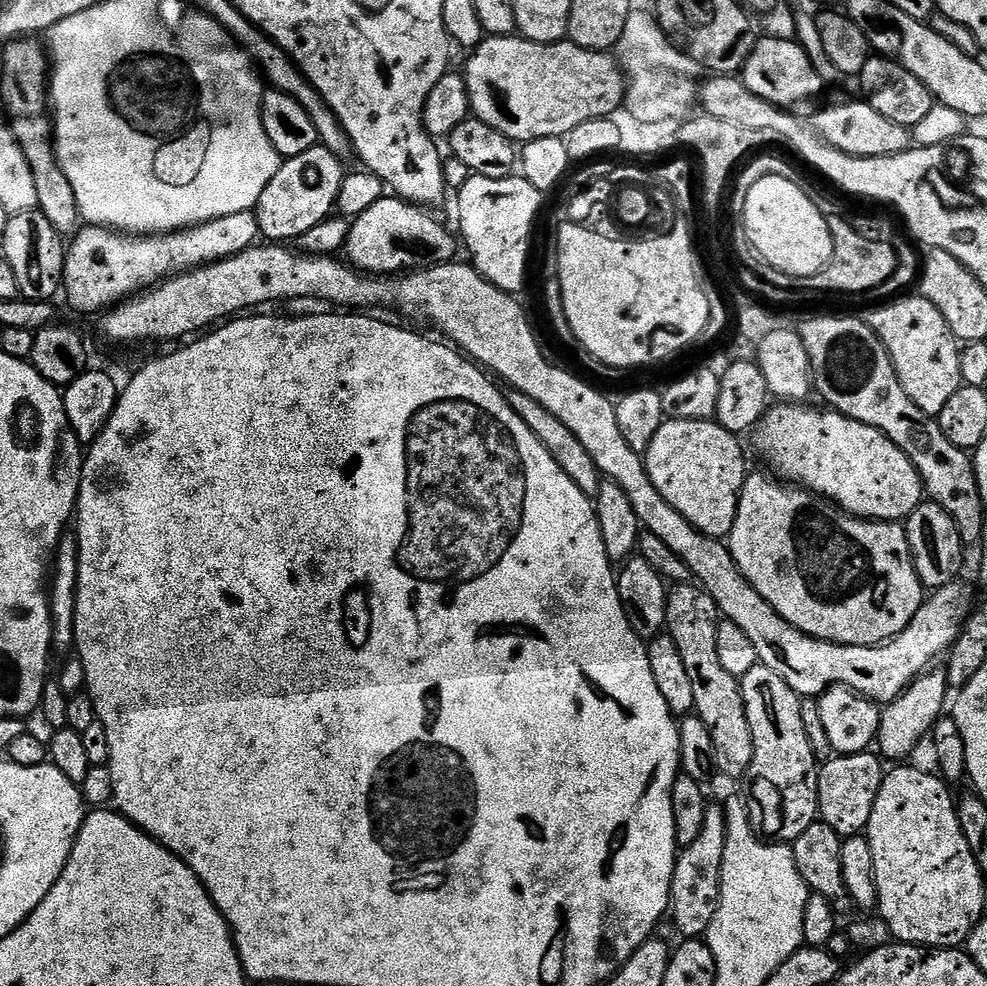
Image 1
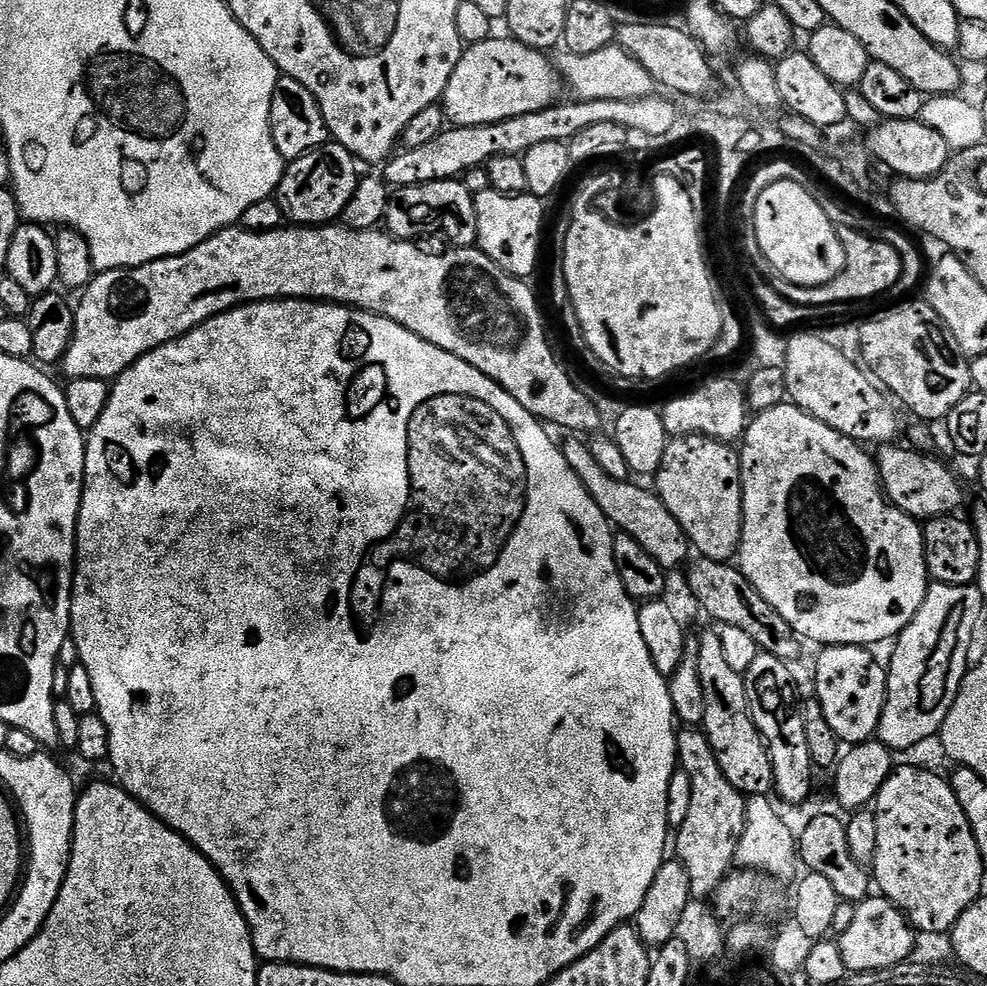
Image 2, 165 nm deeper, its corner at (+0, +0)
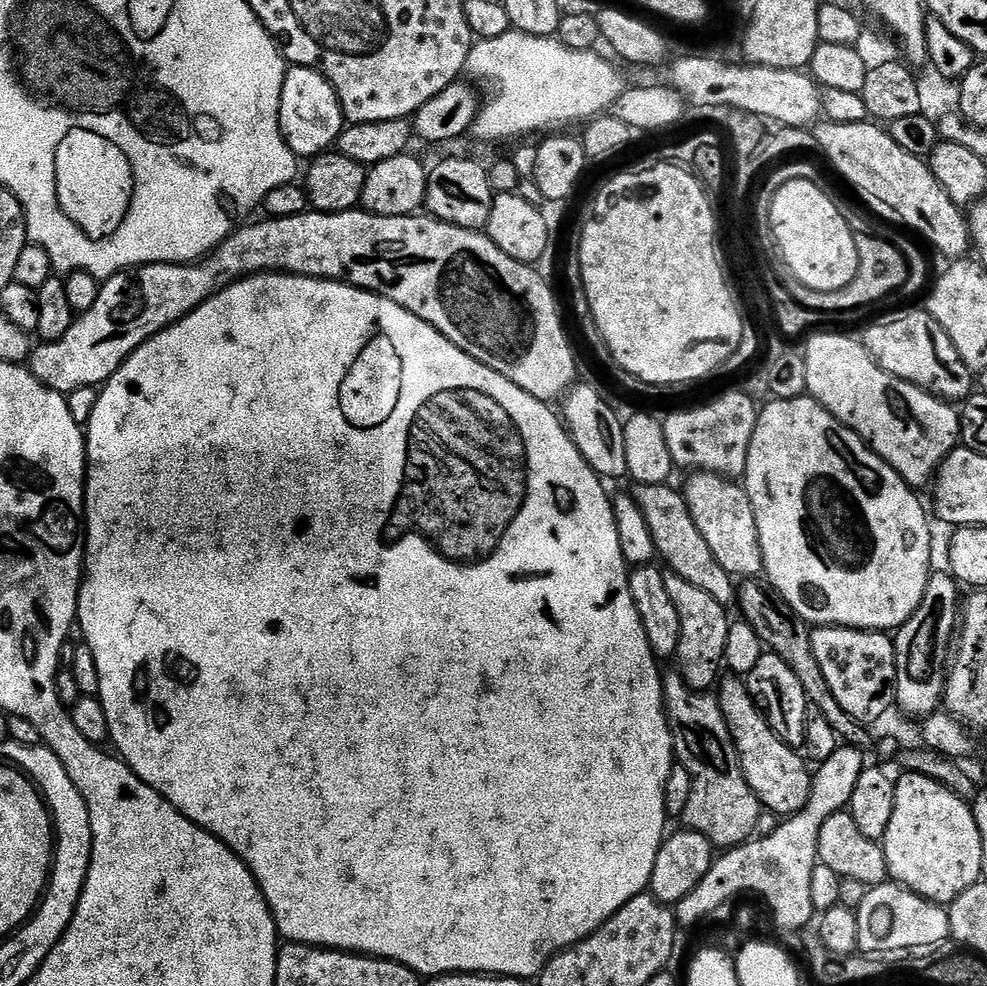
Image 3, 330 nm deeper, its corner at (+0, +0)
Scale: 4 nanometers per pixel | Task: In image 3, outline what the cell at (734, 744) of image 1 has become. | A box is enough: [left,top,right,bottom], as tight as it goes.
[718,675,812,818]

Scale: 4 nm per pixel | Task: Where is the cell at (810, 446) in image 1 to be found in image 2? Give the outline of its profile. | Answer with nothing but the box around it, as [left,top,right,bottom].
[874,442,964,522]

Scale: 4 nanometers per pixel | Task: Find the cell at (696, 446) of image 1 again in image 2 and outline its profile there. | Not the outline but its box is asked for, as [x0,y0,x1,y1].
[654,436,744,562]

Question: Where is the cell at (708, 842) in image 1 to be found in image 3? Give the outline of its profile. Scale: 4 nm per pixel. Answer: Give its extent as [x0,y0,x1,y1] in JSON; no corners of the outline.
[664,671,762,850]

